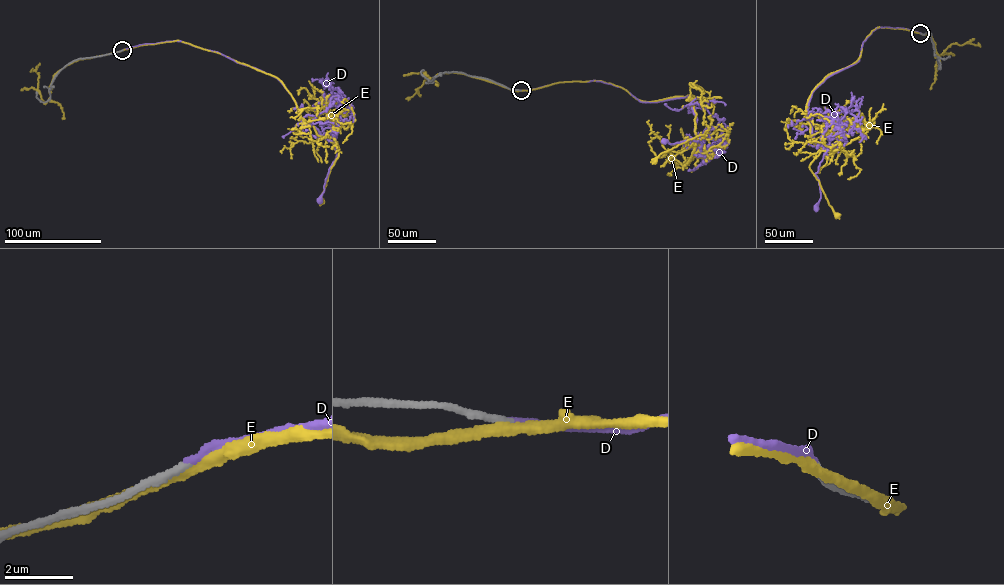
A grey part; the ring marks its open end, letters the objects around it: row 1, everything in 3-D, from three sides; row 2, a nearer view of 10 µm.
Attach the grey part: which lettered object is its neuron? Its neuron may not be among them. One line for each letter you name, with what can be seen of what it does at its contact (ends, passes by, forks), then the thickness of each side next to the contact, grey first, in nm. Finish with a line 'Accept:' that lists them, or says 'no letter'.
D: it ends there; 240 nm thick on the grey side, 180 nm on the other
Accept: D

